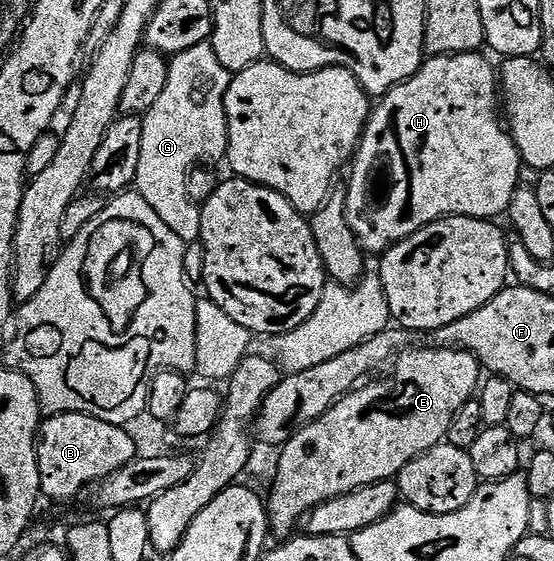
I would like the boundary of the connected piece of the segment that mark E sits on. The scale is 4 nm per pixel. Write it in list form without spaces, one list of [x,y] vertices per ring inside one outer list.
[[[456,349],[413,352],[406,352],[392,366],[393,377],[382,376],[380,379],[370,380],[347,396],[340,397],[325,414],[315,419],[315,423],[298,429],[290,441],[280,446],[278,471],[271,480],[273,490],[269,497],[267,493],[269,528],[274,534],[277,532],[281,539],[288,538],[294,532],[292,529],[296,525],[298,528],[316,505],[344,493],[362,489],[376,481],[396,478],[401,469],[411,463],[411,459],[423,455],[428,449],[442,444],[448,438],[451,419],[455,419],[463,403],[474,400],[482,384],[481,365],[469,354]]]

